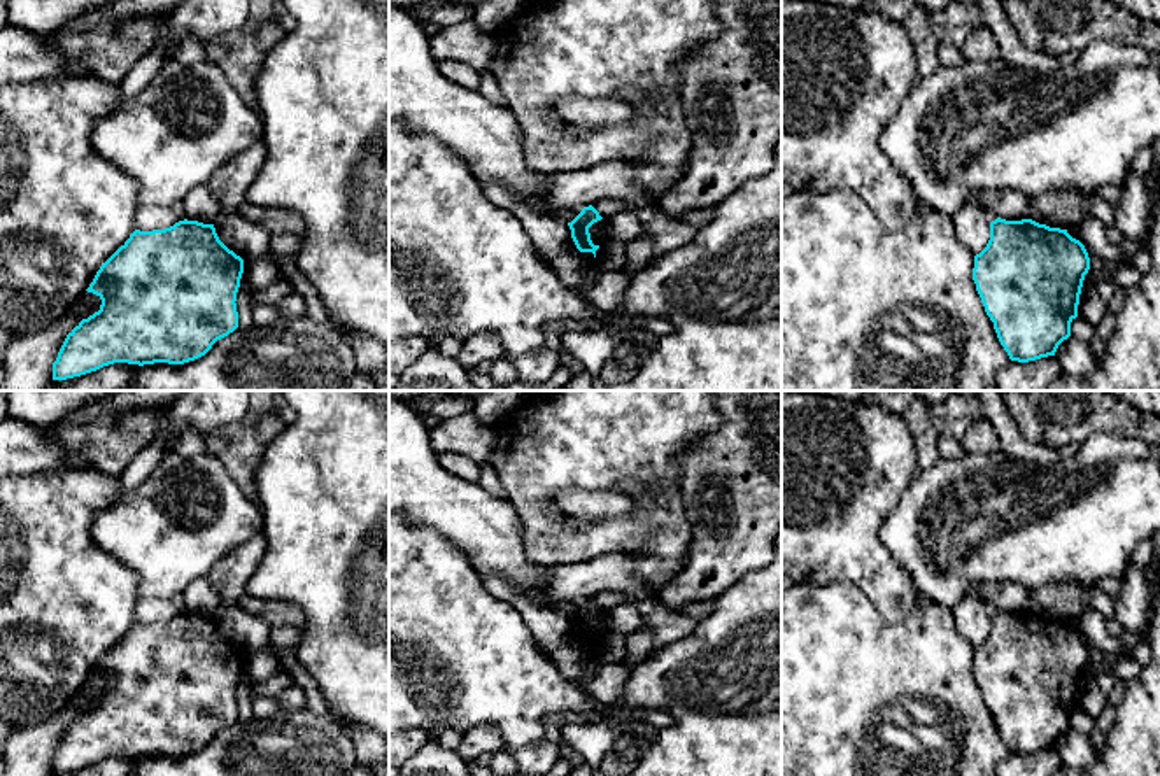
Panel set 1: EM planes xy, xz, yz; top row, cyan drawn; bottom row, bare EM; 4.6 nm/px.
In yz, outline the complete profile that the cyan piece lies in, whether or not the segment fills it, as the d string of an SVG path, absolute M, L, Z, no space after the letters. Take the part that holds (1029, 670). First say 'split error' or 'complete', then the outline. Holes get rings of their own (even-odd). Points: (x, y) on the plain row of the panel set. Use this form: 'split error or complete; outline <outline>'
complete; outline M997 610L990 615L990 632L974 648L973 673L1011 753L1029 755L1055 748L1058 737L1071 729L1071 715L1078 709L1079 687L1088 662L1090 650L1085 638L1072 631L1067 622L1050 620L1032 611L1006 613Z

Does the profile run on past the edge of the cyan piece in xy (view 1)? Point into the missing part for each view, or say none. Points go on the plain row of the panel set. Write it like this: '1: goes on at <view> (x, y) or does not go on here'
1: does not go on here

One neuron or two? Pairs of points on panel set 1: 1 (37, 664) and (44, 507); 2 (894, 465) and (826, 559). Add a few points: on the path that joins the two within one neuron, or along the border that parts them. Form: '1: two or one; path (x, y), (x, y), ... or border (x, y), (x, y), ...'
1: one; path (44, 626), (44, 545)
2: one; path (880, 487), (831, 536)

